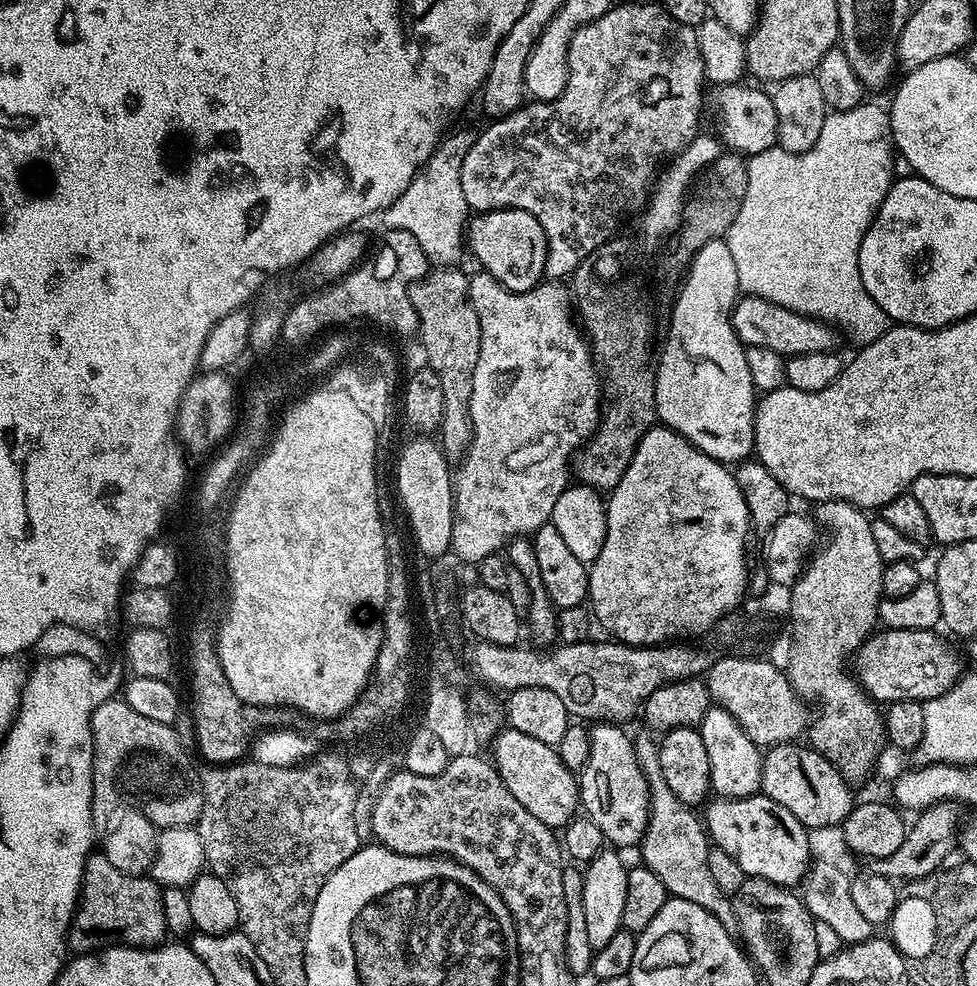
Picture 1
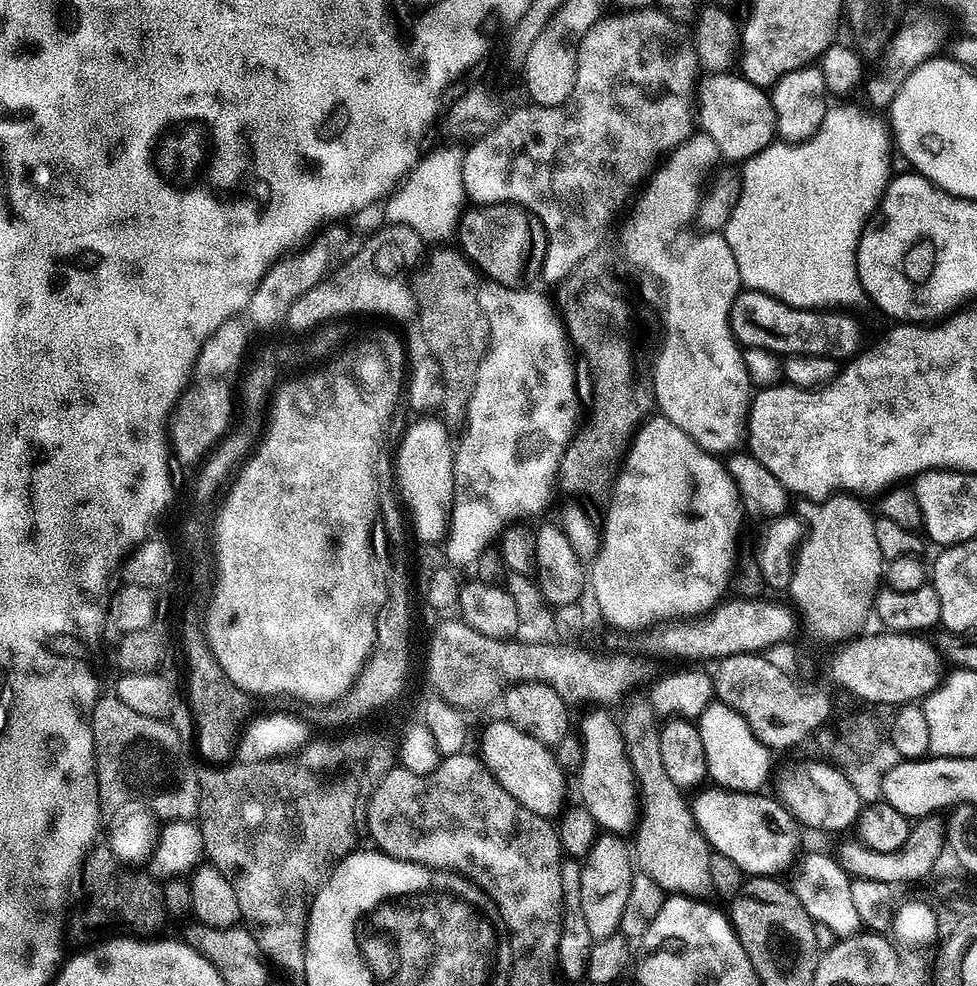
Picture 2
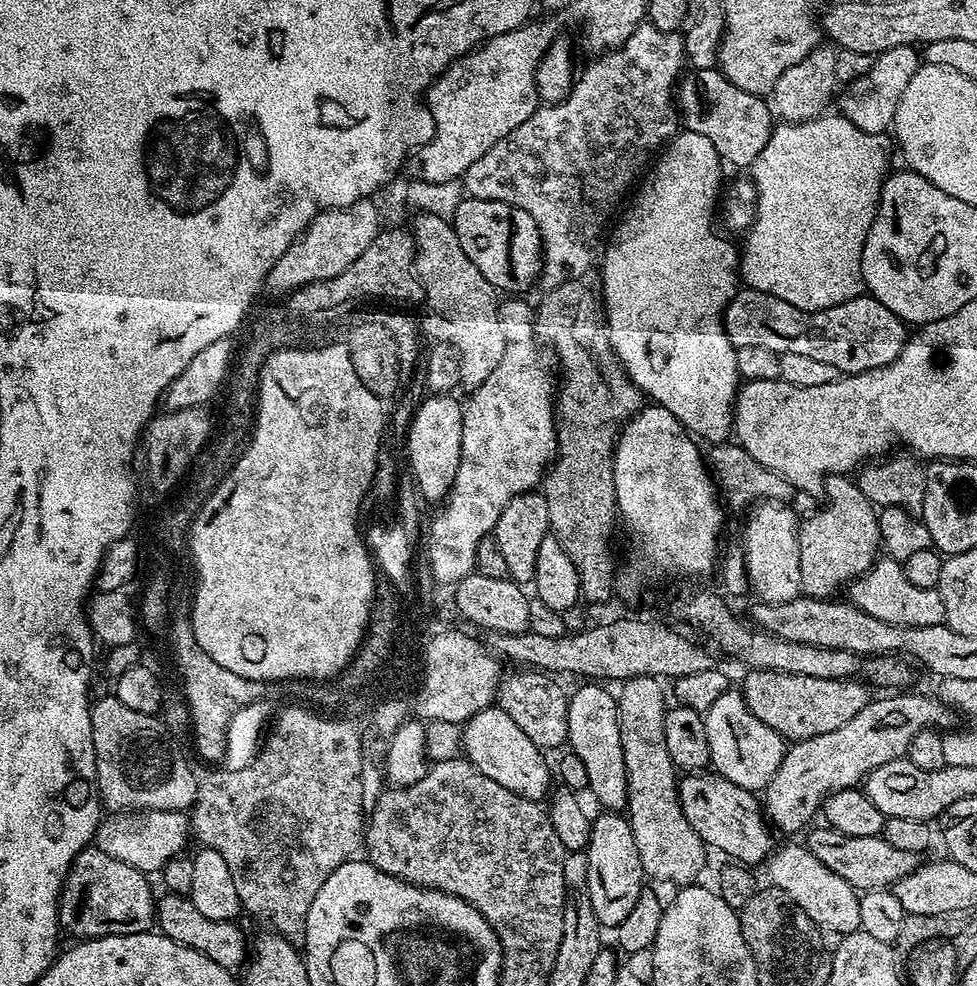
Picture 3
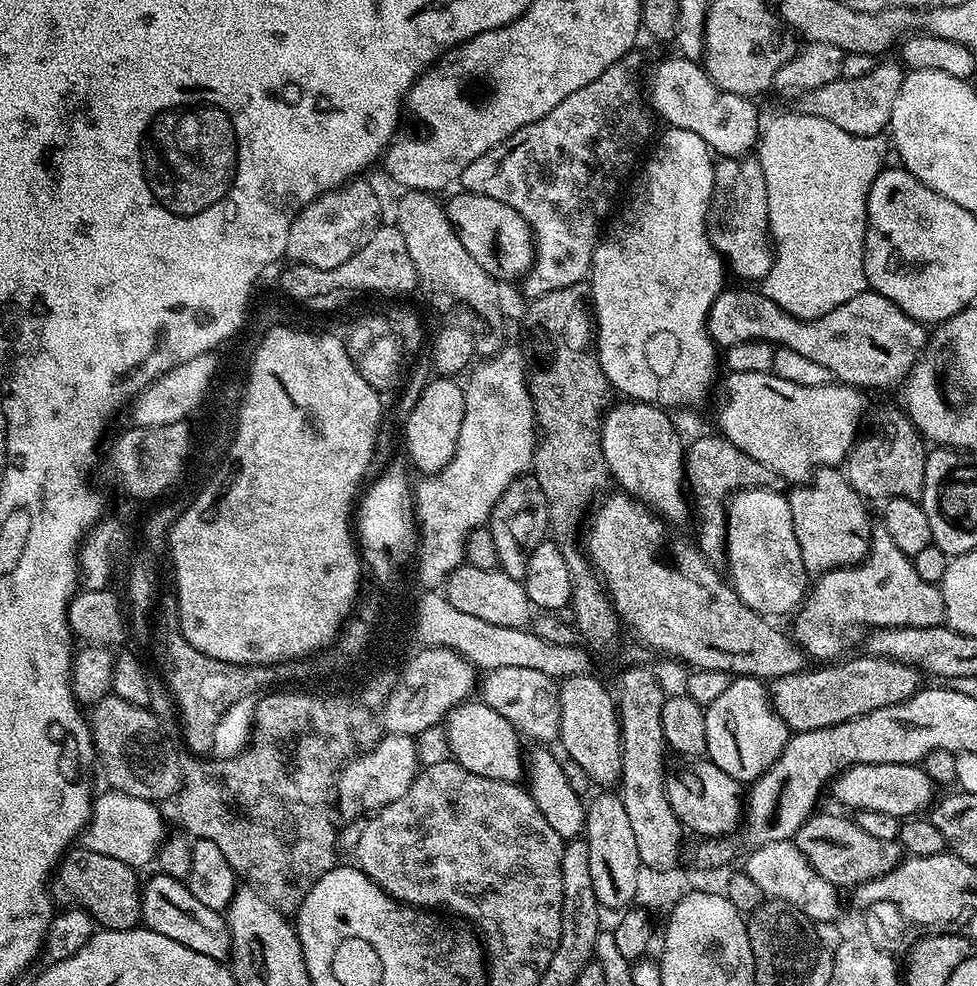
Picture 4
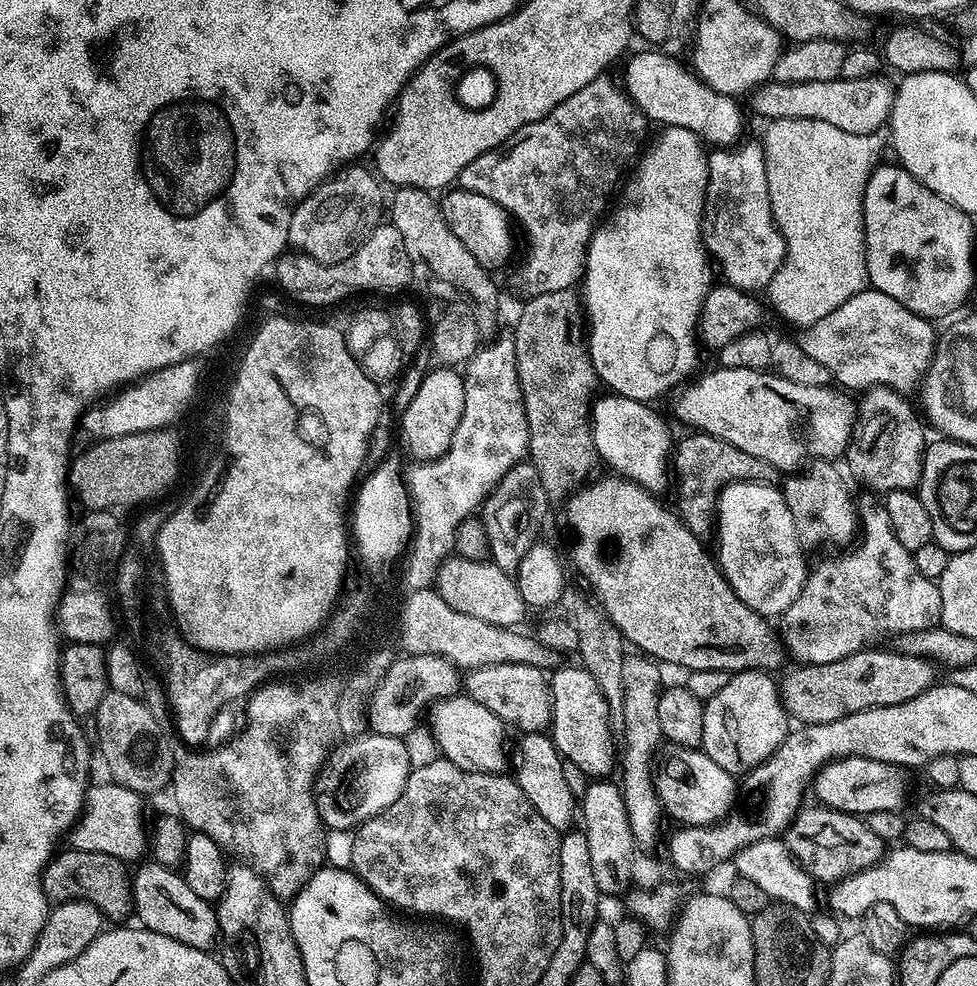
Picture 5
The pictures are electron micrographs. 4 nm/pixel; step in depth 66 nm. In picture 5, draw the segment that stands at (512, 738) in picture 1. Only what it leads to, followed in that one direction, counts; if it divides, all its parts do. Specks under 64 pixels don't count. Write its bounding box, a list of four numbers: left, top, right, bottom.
[426,694,508,774]

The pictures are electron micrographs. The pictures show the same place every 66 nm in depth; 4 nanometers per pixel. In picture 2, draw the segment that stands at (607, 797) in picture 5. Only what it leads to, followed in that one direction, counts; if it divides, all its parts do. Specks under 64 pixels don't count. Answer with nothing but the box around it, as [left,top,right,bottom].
[582,835,637,941]

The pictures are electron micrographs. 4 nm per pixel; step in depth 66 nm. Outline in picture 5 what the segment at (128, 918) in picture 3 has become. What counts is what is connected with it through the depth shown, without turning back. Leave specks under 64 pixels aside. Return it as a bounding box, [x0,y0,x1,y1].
[40,846,134,921]

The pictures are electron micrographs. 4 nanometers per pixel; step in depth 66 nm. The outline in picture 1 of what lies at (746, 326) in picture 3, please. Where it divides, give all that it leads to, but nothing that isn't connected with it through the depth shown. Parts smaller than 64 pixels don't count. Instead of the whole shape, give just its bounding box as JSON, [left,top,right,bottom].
[732,294,830,358]

